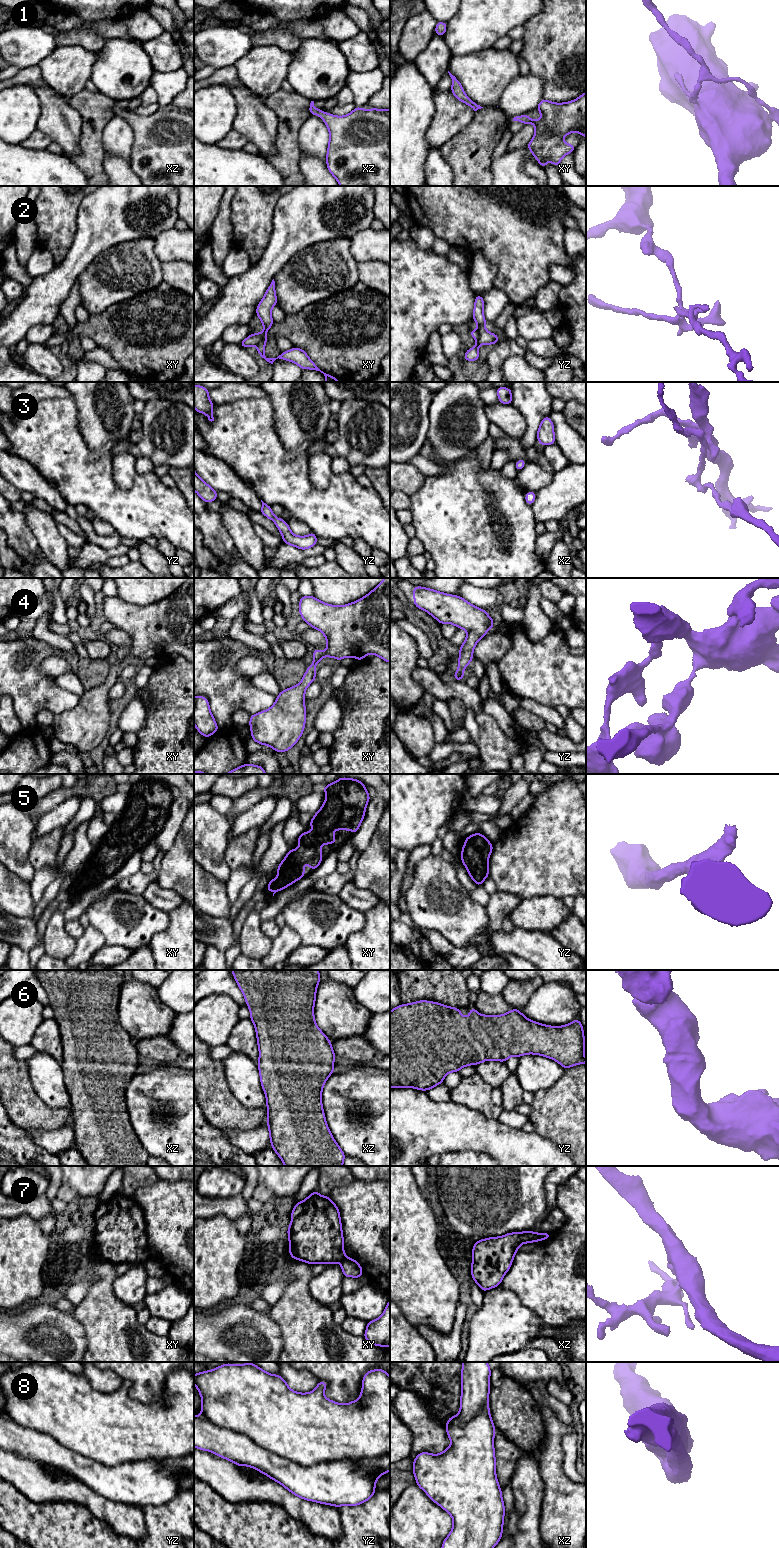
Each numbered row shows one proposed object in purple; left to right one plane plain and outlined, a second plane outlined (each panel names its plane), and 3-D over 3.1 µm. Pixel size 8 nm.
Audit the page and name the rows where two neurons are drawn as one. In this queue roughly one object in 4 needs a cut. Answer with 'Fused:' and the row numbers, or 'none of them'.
Fused: 2, 7

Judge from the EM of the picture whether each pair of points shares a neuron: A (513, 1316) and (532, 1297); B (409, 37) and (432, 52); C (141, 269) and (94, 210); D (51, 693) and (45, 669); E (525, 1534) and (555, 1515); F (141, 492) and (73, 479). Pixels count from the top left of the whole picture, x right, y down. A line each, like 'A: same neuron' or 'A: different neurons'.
A: different neurons
B: different neurons
C: different neurons
D: different neurons
E: different neurons
F: same neuron

